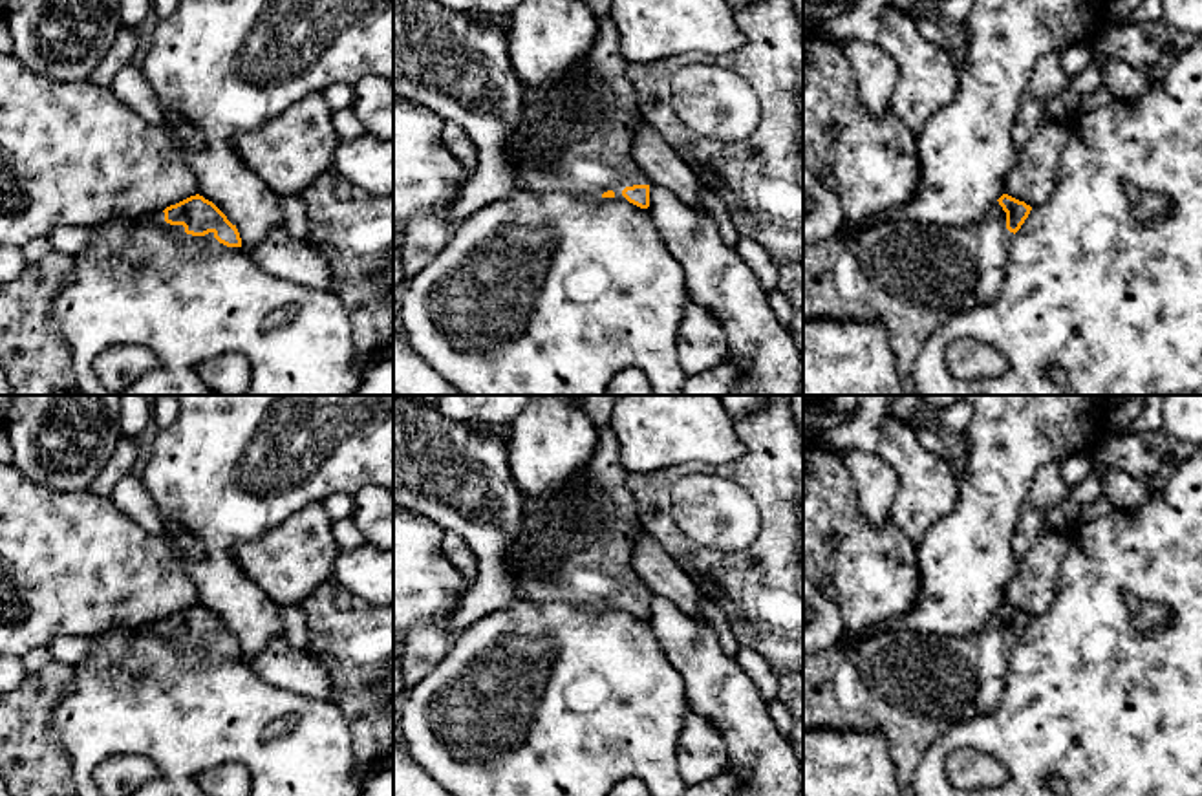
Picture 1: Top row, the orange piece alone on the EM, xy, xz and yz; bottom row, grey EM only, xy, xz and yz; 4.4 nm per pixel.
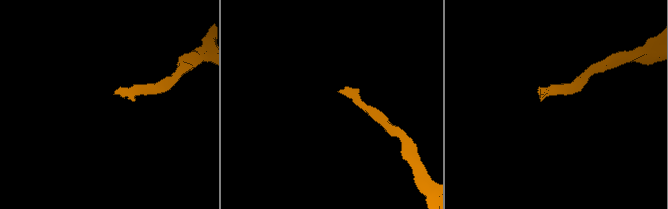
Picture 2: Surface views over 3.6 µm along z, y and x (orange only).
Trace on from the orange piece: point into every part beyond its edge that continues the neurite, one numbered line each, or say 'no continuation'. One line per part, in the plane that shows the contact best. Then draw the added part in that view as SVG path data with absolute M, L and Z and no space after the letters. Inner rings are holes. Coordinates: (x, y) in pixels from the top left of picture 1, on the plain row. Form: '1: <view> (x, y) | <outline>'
1: xy (158, 628) | M159 620L152 626L141 628L141 633L150 633L150 635L157 635L163 640L170 642L172 646L187 646L185 637L183 635L170 635L165 631L165 622Z

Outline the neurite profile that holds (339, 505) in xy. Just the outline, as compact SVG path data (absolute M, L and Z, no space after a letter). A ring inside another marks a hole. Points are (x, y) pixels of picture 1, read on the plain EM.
M331 494L327 496L322 505L326 507L331 522L338 522L342 518L351 518L355 511L355 498L349 494Z

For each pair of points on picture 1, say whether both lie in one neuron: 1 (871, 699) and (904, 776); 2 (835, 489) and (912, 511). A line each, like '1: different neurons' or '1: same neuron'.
1: same neuron
2: different neurons

